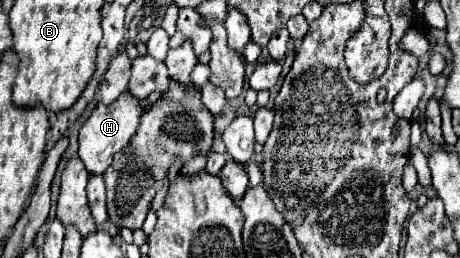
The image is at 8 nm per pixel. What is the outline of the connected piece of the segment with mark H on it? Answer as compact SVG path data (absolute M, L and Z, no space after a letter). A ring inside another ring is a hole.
M125 90L125 94L121 94L121 98L117 98L117 102L111 102L109 106L101 102L95 106L89 120L79 132L79 158L83 160L89 174L103 174L111 166L113 156L131 142L133 134L137 134L141 112L145 110L139 104L139 98L133 96L129 90Z

